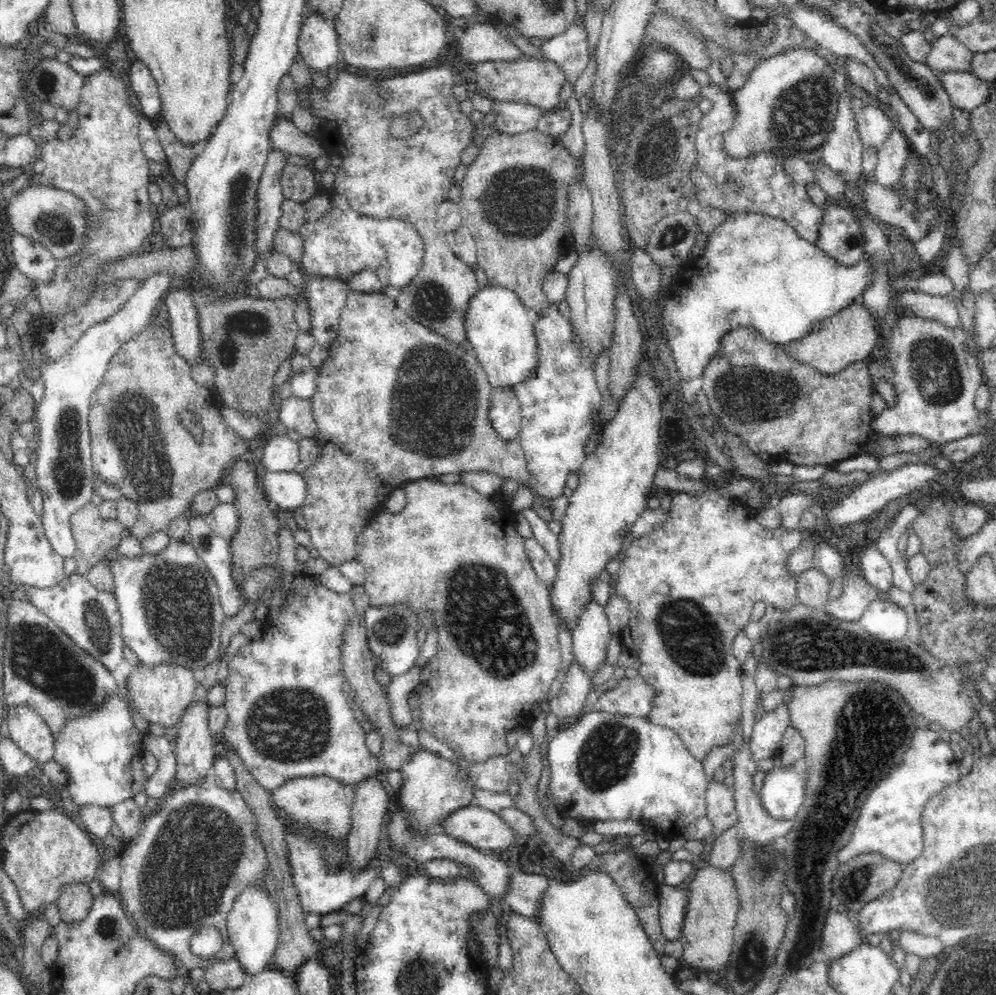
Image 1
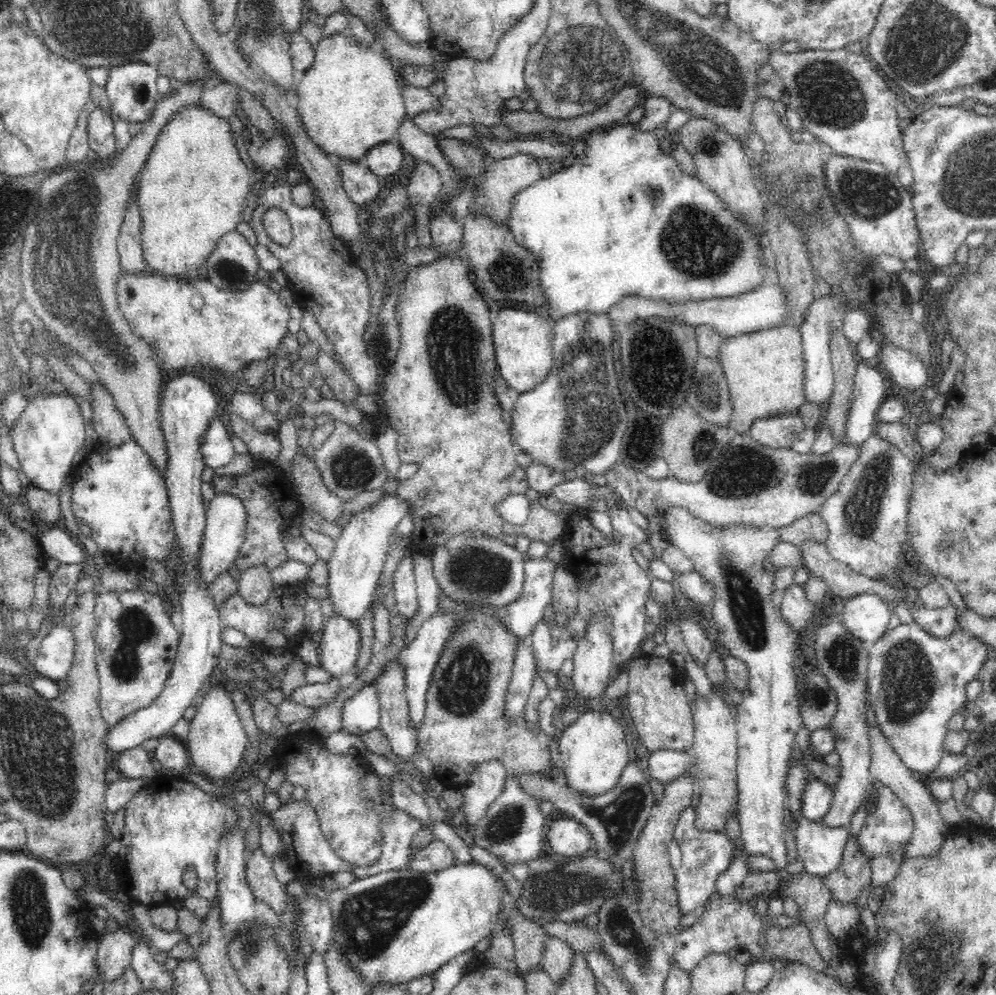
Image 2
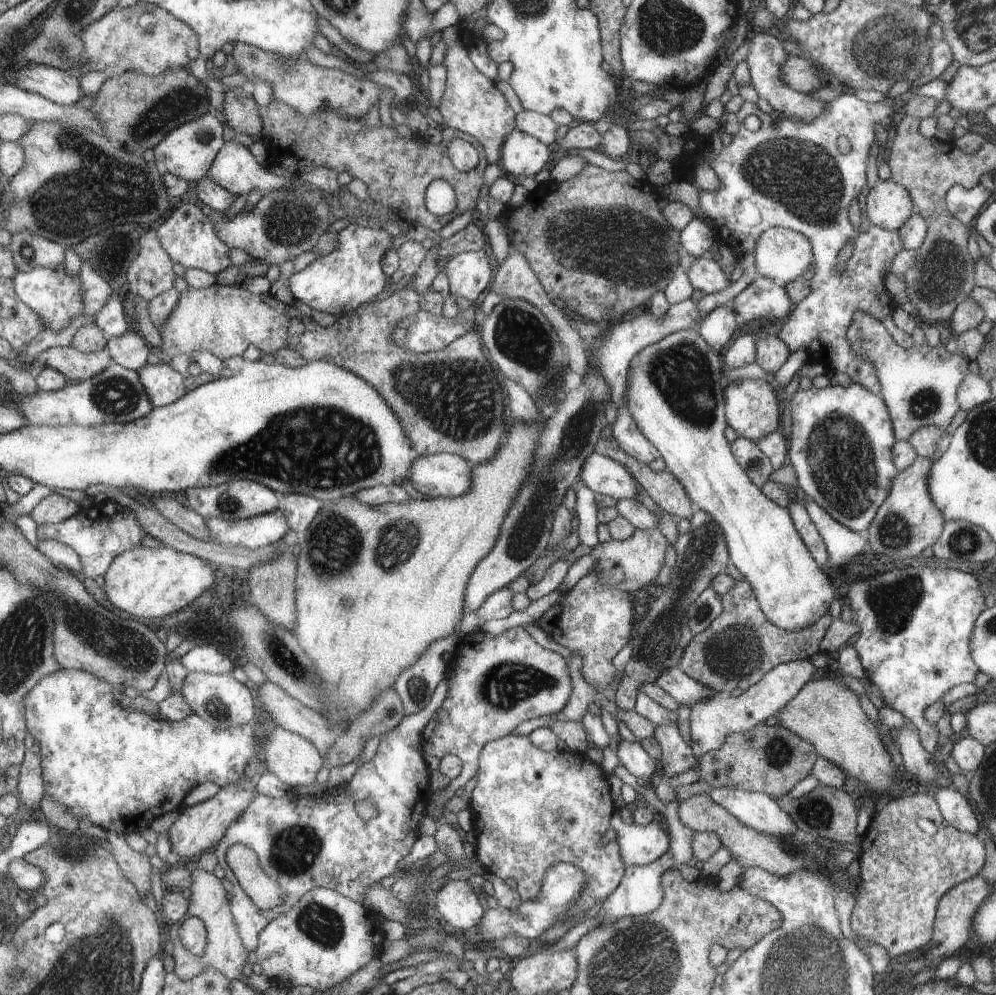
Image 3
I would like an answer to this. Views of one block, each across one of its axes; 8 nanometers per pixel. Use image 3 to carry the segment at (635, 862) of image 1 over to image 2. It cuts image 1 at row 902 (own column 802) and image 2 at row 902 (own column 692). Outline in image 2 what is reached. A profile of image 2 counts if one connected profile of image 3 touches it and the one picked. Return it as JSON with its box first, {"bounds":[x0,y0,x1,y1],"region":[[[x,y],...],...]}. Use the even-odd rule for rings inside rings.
{"bounds":[633,769,696,938],"region":[[[686,769],[681,775],[670,780],[670,784],[664,786],[664,793],[648,817],[646,826],[637,838],[633,856],[636,856],[636,875],[641,879],[642,904],[637,909],[642,925],[658,933],[663,938],[677,936],[678,926],[682,922],[683,915],[680,913],[678,891],[676,891],[675,871],[671,870],[667,862],[666,845],[673,836],[675,826],[684,812],[691,804],[693,790],[696,786],[696,776],[692,770]]]}

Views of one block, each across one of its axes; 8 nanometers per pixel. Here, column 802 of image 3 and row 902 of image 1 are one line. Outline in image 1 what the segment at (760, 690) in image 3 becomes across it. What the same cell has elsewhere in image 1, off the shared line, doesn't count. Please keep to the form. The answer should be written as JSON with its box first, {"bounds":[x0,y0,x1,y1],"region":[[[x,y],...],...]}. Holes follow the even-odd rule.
{"bounds":[659,885,688,941],"region":[[[664,885],[659,888],[660,896],[660,925],[664,937],[668,941],[676,941],[682,932],[688,894],[684,888]]]}

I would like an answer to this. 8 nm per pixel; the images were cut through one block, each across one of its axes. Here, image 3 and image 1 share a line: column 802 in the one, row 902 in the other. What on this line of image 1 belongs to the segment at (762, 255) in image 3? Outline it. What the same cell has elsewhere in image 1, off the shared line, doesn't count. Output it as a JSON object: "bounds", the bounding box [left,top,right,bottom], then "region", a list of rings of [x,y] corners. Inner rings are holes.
{"bounds":[227,882,279,976],"region":[[[261,882],[247,885],[234,901],[234,907],[227,919],[227,932],[234,947],[235,958],[242,965],[242,969],[246,970],[246,975],[255,976],[272,968],[279,938],[278,912],[279,909]]]}

